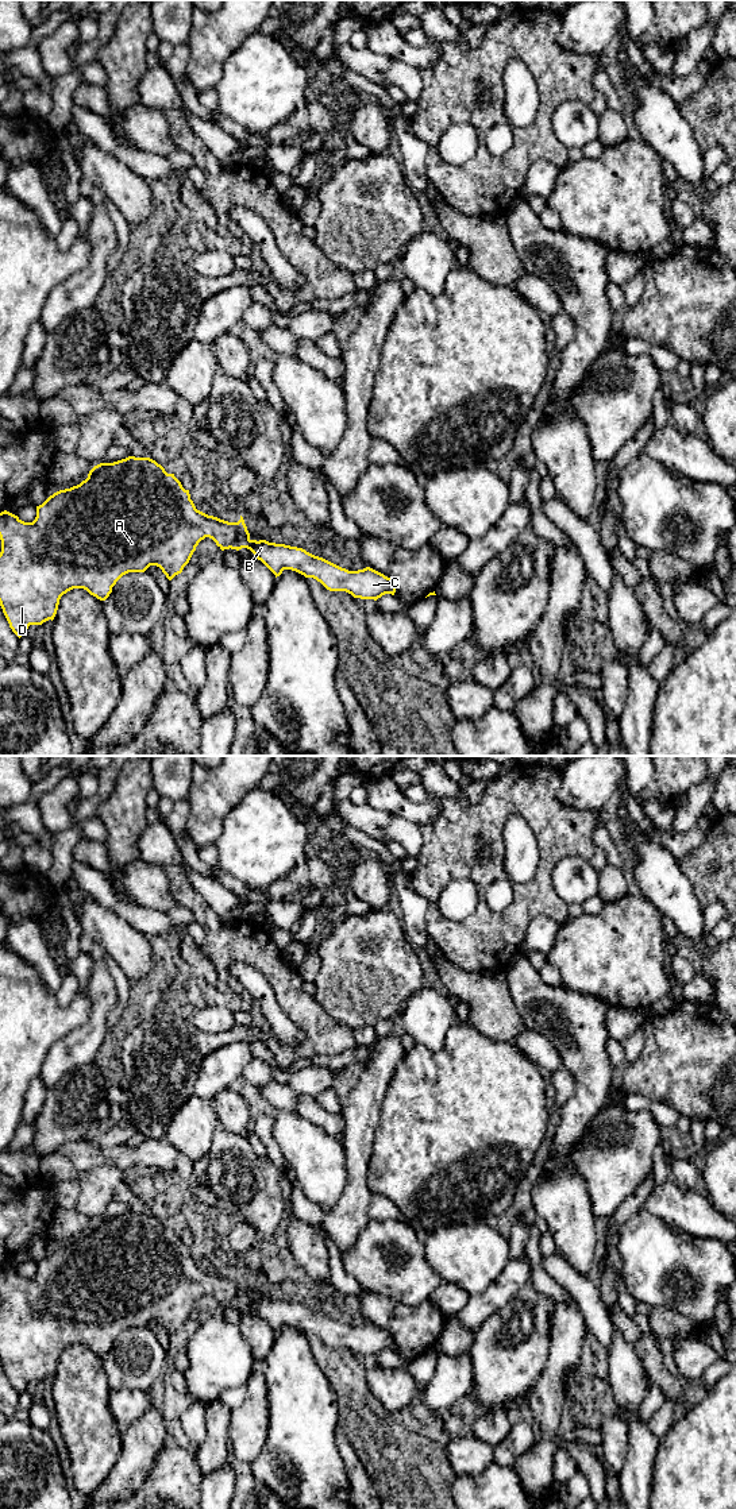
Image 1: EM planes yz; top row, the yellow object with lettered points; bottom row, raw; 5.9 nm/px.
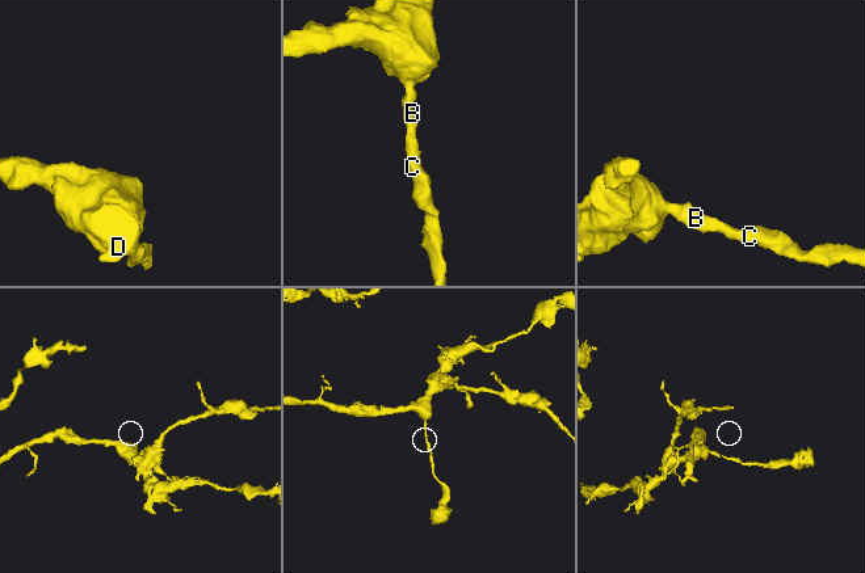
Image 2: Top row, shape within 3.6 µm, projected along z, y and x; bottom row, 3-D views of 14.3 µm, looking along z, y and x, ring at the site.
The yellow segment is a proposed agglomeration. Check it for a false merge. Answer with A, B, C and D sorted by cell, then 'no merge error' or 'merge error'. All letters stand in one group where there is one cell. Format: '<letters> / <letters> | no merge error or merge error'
A B C D | no merge error

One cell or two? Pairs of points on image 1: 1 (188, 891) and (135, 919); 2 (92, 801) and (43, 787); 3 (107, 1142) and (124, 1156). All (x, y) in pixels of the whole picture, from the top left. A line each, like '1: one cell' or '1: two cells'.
1: two cells
2: two cells
3: two cells

